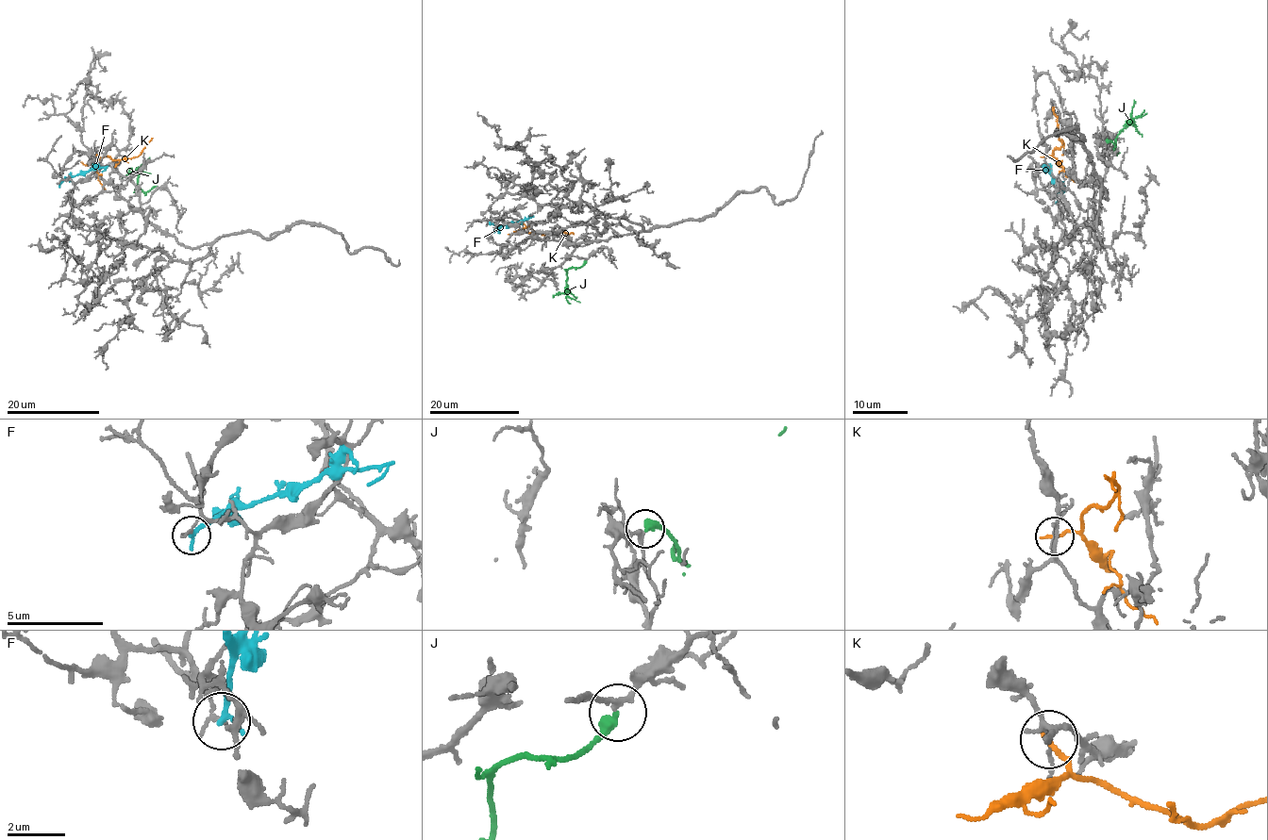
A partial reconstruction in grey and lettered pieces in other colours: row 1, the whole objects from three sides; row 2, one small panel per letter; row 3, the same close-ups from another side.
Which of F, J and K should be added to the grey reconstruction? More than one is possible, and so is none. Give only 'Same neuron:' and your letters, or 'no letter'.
Same neuron: J

